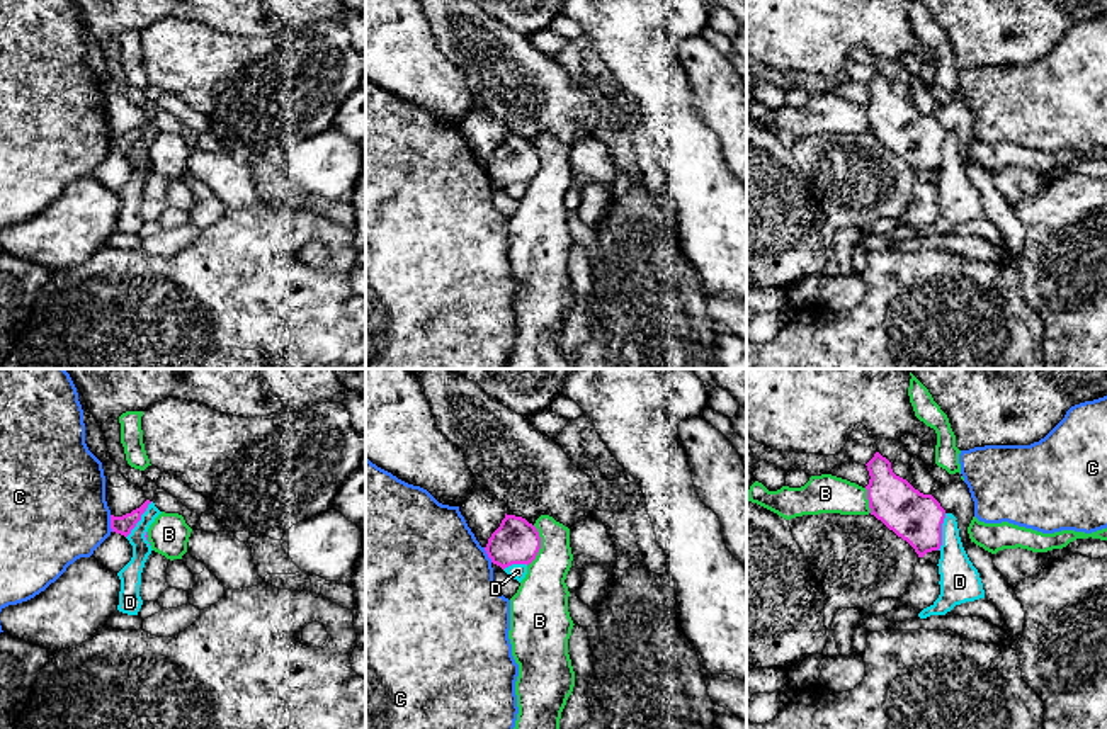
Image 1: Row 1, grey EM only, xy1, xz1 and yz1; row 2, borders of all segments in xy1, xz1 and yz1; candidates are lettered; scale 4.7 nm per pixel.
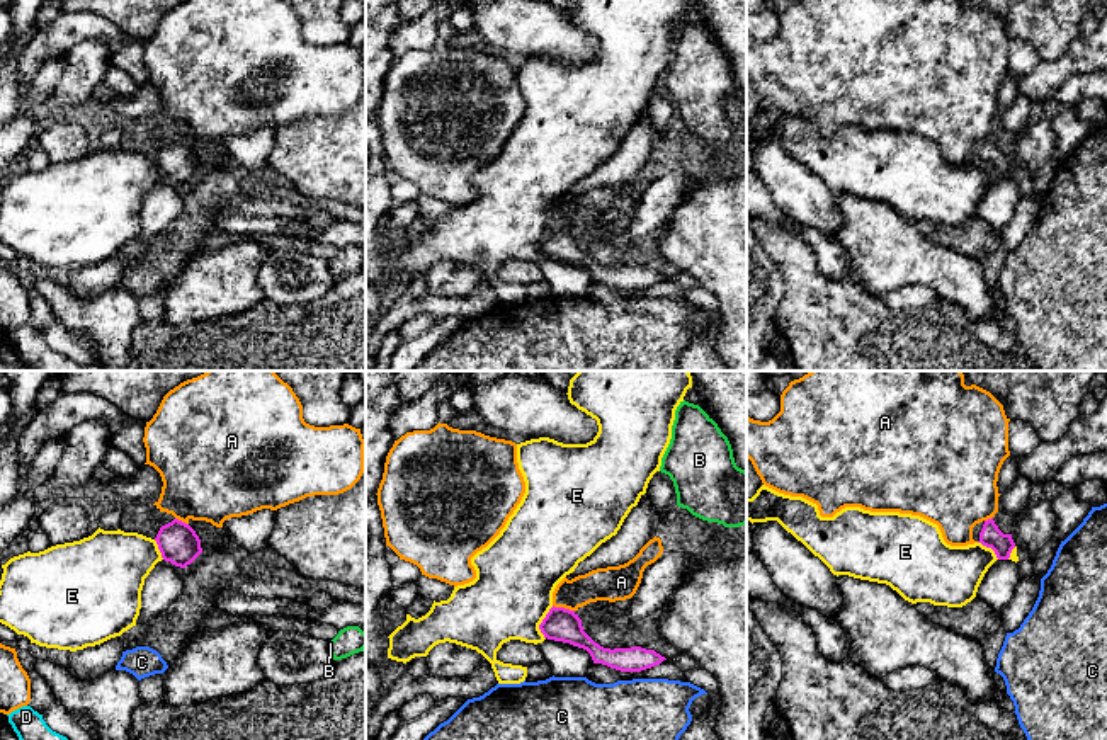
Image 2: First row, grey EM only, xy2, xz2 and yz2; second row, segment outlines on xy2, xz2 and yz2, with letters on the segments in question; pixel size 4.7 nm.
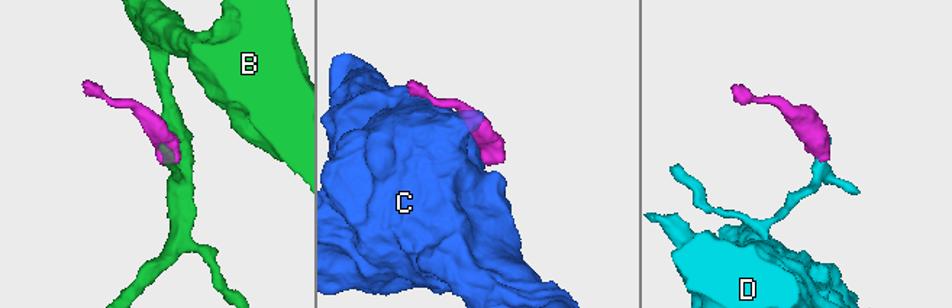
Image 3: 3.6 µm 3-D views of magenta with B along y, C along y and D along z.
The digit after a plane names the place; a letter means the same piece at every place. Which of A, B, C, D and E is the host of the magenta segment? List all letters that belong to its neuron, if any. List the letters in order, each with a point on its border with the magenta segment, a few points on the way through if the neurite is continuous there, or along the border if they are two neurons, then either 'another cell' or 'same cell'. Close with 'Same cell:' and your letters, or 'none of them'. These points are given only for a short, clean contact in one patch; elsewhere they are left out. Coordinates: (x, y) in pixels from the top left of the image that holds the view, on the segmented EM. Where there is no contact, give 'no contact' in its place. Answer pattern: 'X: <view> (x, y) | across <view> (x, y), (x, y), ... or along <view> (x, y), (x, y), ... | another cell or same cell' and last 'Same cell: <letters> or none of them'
A: xz2 (563, 608) | along xz2 (553, 604), (573, 611) | another cell
B: xz1 (539, 546) | along xz1 (534, 525), (539, 536), (539, 551), (527, 566) | another cell
C: xy1 (111, 524) | another cell
D: yz1 (941, 532) | another cell
E: xz2 (541, 623) | along xz2 (553, 606), (539, 625), (544, 638) | another cell
Same cell: none of them

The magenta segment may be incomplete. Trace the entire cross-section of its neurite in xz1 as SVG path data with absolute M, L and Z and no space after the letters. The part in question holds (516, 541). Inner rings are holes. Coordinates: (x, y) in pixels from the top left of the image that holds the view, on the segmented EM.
M507 515L485 547L493 564L531 564L541 549L537 528L522 517Z

